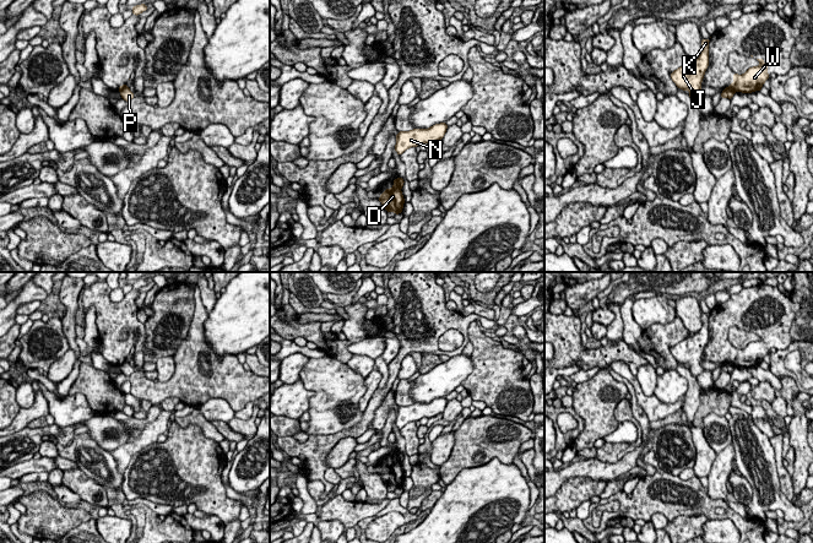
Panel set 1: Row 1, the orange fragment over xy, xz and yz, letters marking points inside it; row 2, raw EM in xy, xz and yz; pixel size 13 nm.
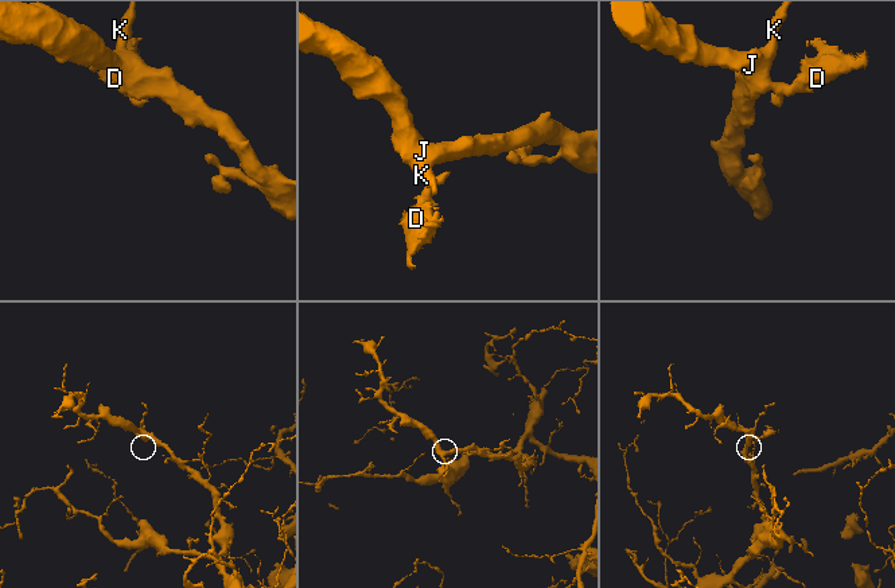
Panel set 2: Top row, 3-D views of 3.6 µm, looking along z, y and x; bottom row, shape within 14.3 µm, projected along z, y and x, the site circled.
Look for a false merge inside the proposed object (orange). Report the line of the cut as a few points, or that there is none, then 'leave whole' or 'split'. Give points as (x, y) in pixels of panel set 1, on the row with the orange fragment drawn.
cut in yz along (727, 87), (733, 92); split

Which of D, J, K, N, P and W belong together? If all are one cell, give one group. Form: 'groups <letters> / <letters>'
groups D W / J K N P

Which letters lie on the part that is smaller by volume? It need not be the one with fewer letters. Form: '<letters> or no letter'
D, W

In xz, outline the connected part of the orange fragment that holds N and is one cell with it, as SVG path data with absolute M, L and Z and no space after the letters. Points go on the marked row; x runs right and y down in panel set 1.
M445 123L435 124L429 129L413 129L411 131L400 131L396 135L395 151L401 156L407 148L417 147L422 143L432 143L443 140L448 125Z

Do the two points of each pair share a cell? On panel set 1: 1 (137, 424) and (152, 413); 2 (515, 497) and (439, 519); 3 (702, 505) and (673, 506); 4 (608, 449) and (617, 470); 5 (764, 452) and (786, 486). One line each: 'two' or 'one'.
1: one
2: one
3: one
4: two
5: two

